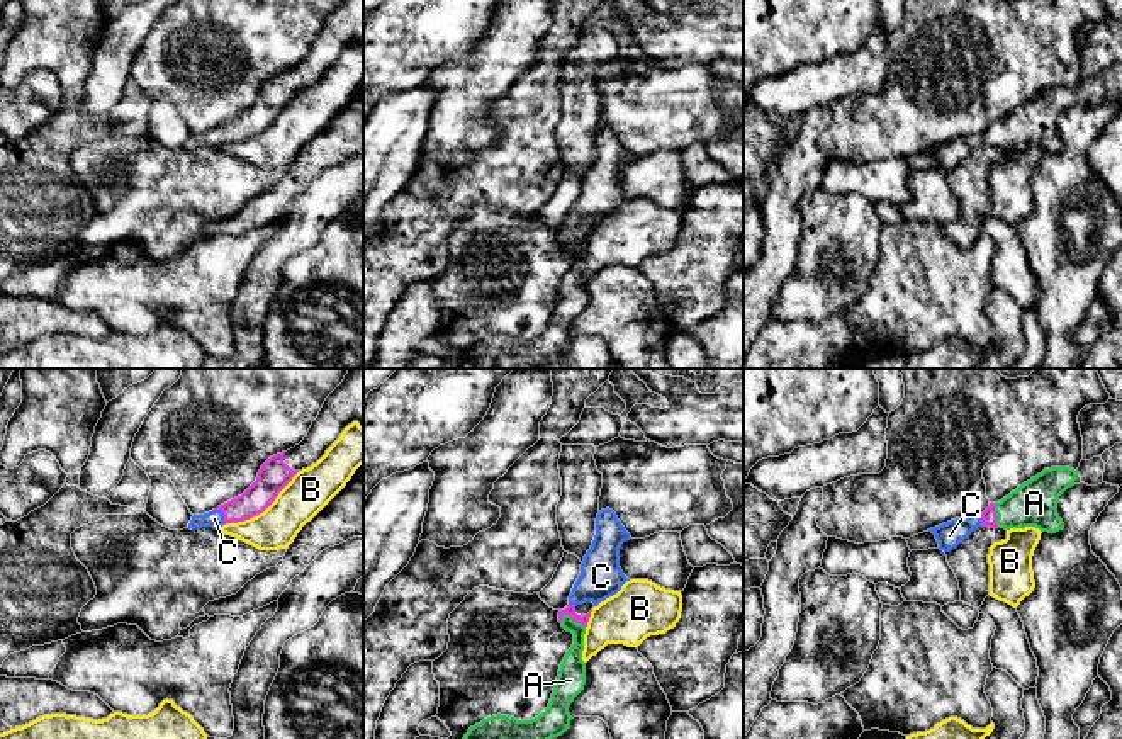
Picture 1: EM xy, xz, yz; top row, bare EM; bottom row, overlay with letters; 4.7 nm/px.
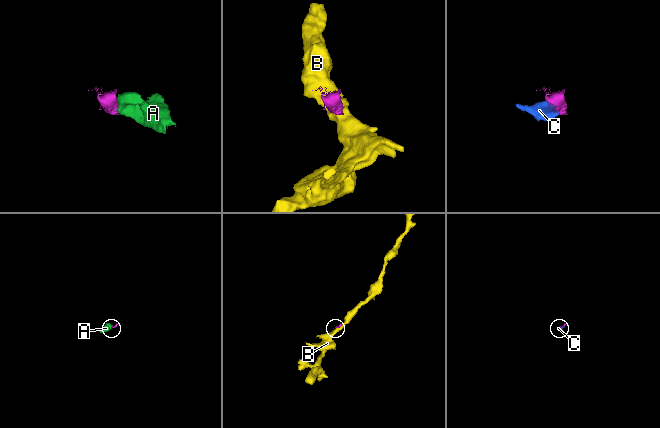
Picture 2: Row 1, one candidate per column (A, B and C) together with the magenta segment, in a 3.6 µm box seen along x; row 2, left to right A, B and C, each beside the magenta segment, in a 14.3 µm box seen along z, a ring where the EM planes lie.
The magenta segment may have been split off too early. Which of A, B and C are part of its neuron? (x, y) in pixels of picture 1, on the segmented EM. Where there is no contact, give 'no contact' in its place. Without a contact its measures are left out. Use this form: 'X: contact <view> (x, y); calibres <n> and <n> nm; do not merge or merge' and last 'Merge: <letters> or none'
A: contact xz (572, 619); calibres 50 and 130 nm; merge
B: contact xy (263, 510); calibres 150 and 200 nm; do not merge
C: contact xy (223, 513); calibres 140 and 80 nm; merge
Merge: A, C

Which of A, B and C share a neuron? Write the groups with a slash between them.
A C / B

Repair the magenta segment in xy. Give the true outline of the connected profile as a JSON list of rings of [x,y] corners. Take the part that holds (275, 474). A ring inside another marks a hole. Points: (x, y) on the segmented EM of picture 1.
[[[363,369],[348,370],[343,382],[326,398],[299,445],[270,457],[241,496],[205,515],[194,515],[188,528],[219,528],[263,513],[292,477],[316,464],[353,421],[363,428]]]

